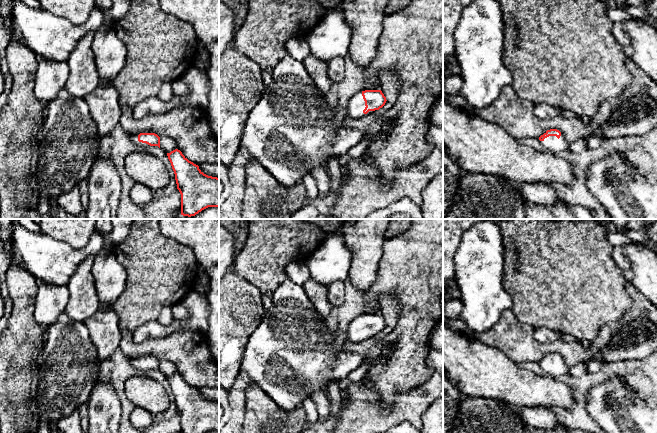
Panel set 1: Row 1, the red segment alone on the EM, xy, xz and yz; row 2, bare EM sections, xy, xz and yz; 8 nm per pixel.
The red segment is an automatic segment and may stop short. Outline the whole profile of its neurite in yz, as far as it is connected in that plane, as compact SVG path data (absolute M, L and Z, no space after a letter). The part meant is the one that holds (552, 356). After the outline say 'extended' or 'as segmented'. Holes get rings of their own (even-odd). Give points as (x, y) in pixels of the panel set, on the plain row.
M557 353L547 354L539 361L539 364L544 374L550 375L553 378L567 374L569 369L562 357Z; extended

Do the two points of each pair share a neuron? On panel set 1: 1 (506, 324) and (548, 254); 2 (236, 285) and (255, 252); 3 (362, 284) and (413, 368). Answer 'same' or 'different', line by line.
1: different
2: different
3: different

